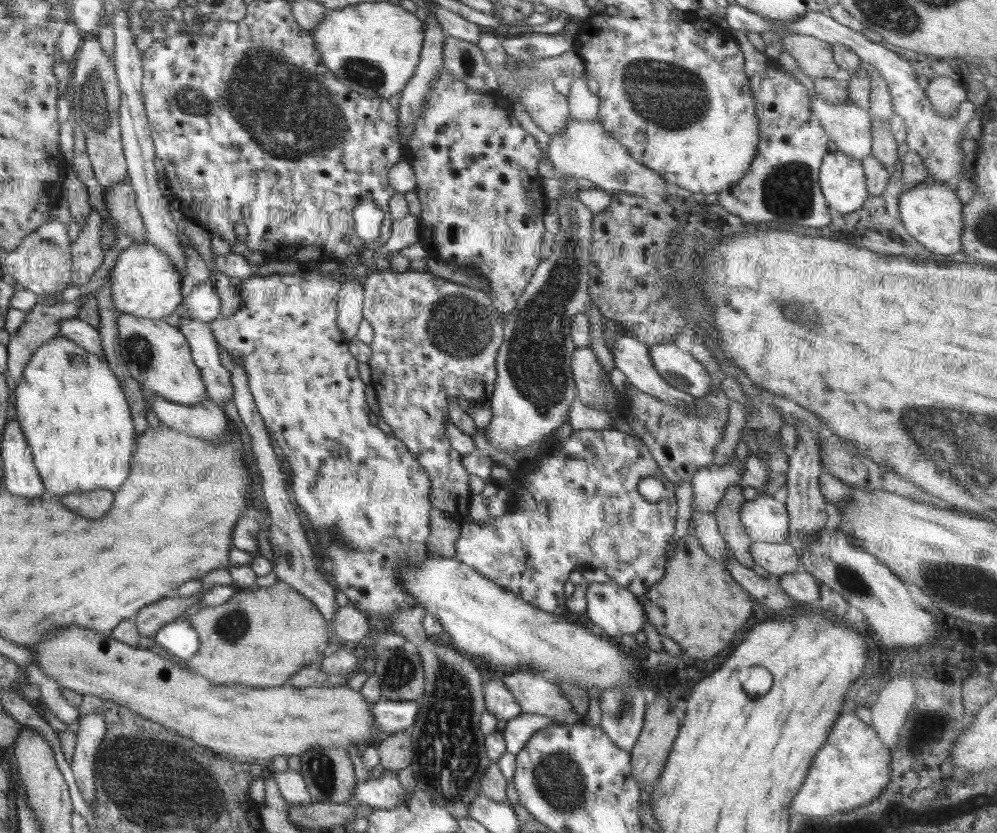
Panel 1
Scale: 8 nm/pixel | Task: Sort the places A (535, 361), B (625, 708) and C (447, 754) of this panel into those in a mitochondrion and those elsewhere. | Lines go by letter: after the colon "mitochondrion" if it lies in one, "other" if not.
A: mitochondrion
B: mitochondrion
C: mitochondrion

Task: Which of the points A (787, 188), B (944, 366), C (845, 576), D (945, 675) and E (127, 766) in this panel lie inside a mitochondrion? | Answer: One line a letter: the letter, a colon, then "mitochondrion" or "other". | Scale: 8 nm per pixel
A: mitochondrion
B: other
C: mitochondrion
D: other
E: mitochondrion

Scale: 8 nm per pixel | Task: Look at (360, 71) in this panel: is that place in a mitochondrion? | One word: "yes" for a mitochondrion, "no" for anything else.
yes

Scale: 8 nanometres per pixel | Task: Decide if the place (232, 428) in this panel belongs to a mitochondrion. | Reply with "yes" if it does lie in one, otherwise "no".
no

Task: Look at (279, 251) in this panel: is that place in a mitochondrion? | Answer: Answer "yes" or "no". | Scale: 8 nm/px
no

